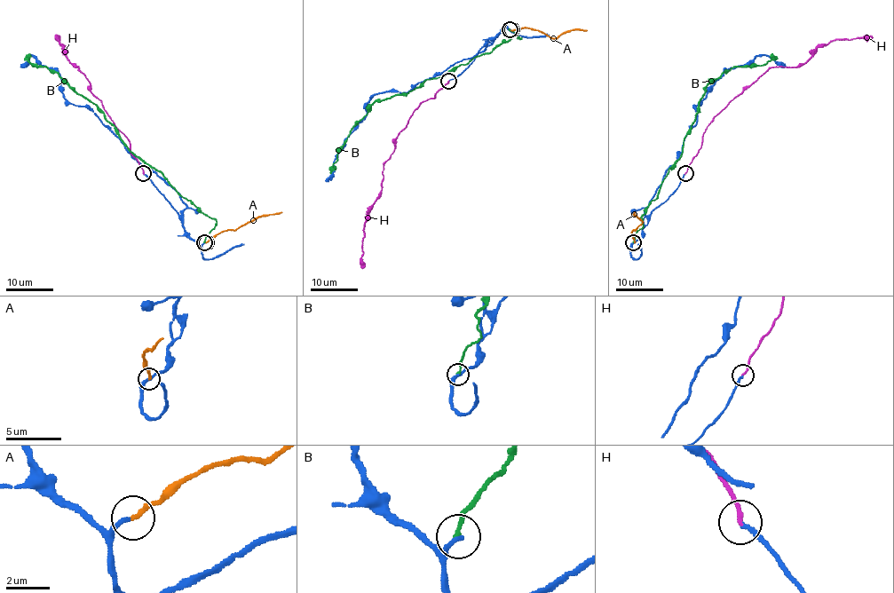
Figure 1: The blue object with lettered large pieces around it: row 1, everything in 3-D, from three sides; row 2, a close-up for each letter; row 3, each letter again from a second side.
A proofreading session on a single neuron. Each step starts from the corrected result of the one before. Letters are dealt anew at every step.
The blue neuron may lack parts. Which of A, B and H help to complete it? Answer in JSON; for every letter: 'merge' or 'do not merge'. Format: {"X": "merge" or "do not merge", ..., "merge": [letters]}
{"A": "merge", "B": "do not merge", "H": "do not merge", "merge": ["A"]}

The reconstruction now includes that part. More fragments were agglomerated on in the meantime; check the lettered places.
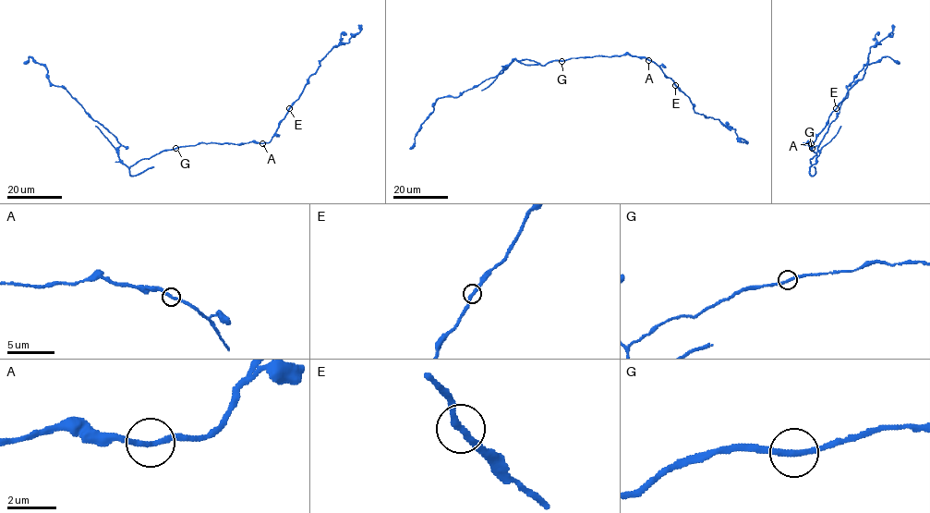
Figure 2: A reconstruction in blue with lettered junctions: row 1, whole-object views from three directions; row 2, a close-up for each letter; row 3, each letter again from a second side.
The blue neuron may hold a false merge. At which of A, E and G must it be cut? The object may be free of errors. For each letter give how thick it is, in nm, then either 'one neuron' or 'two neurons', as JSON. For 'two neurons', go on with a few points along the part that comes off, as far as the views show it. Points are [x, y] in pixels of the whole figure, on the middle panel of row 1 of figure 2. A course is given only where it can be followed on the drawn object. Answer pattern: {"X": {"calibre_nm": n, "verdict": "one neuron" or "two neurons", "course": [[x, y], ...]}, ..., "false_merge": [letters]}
{"A": {"calibre_nm": 220, "verdict": "one neuron"}, "E": {"calibre_nm": 240, "verdict": "one neuron"}, "G": {"calibre_nm": 220, "verdict": "one neuron"}, "false_merge": []}

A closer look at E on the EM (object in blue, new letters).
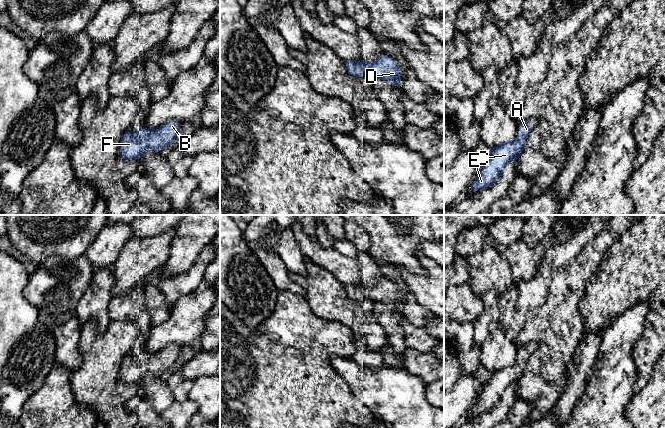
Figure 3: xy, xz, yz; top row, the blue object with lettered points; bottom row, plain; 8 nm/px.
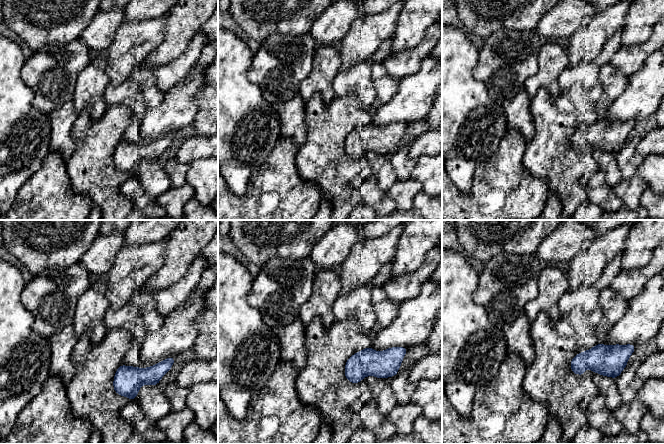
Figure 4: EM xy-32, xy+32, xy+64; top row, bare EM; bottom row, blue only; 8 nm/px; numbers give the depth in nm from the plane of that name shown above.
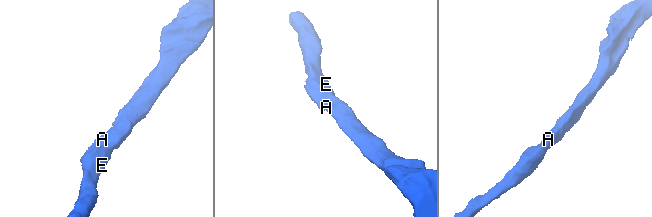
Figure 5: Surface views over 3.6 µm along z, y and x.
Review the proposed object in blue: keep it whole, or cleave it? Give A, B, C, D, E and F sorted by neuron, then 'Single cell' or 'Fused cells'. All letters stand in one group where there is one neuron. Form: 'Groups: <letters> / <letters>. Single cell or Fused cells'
Groups: A B C D E F. Single cell

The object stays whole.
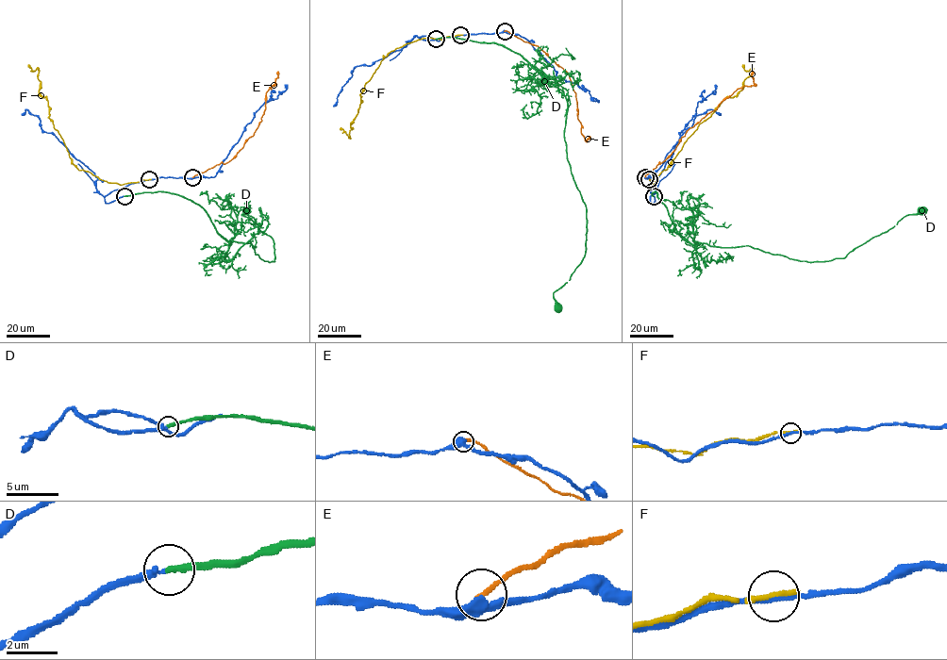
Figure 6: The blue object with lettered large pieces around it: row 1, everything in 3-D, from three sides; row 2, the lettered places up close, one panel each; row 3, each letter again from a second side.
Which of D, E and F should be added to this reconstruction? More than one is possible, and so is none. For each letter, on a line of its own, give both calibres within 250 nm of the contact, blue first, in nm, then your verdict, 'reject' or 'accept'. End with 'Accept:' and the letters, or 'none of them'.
D: 240/240 nm | accept
E: 400/180 nm | reject
F: 170/260 nm | reject
Accept: D

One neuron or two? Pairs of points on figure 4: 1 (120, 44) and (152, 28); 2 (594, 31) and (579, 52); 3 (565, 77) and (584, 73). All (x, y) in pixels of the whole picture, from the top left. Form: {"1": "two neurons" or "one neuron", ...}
{"1": "one neuron", "2": "one neuron", "3": "one neuron"}

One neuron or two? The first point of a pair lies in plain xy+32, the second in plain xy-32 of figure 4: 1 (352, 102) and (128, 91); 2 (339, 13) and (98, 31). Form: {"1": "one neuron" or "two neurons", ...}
{"1": "two neurons", "2": "one neuron"}

